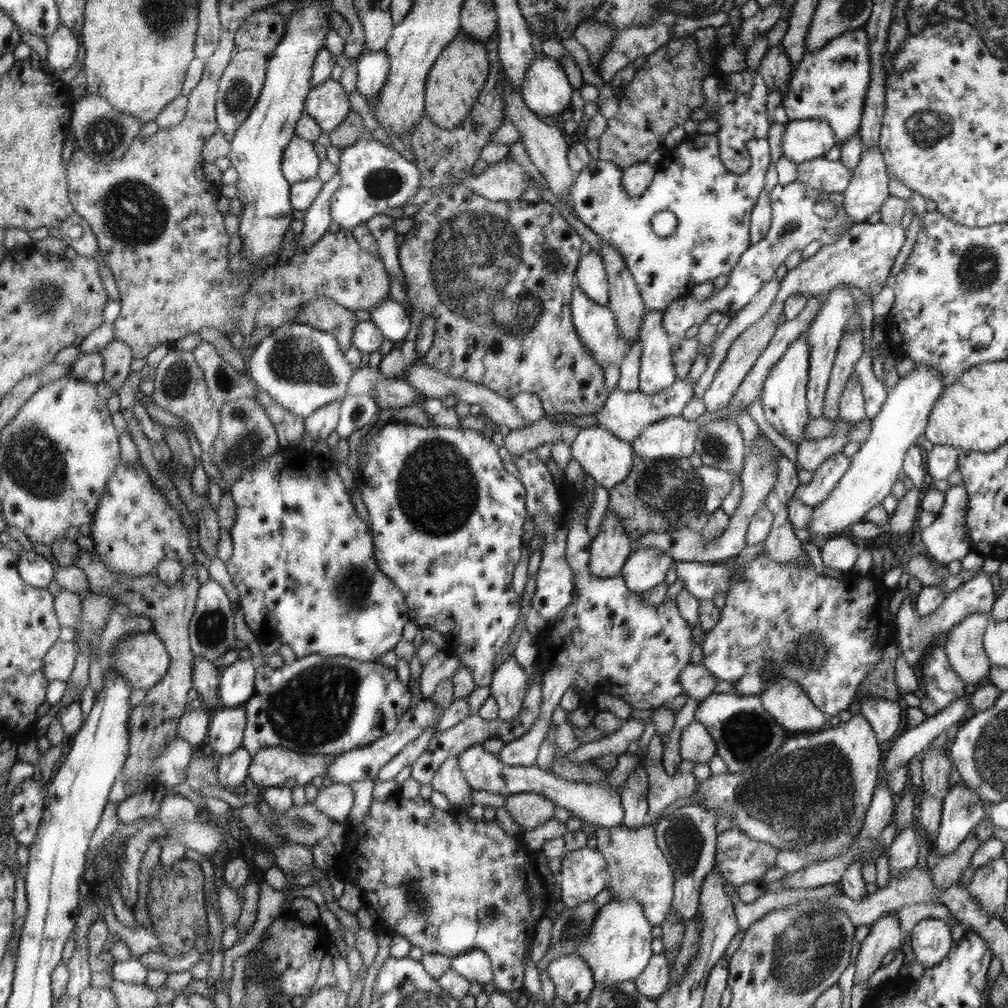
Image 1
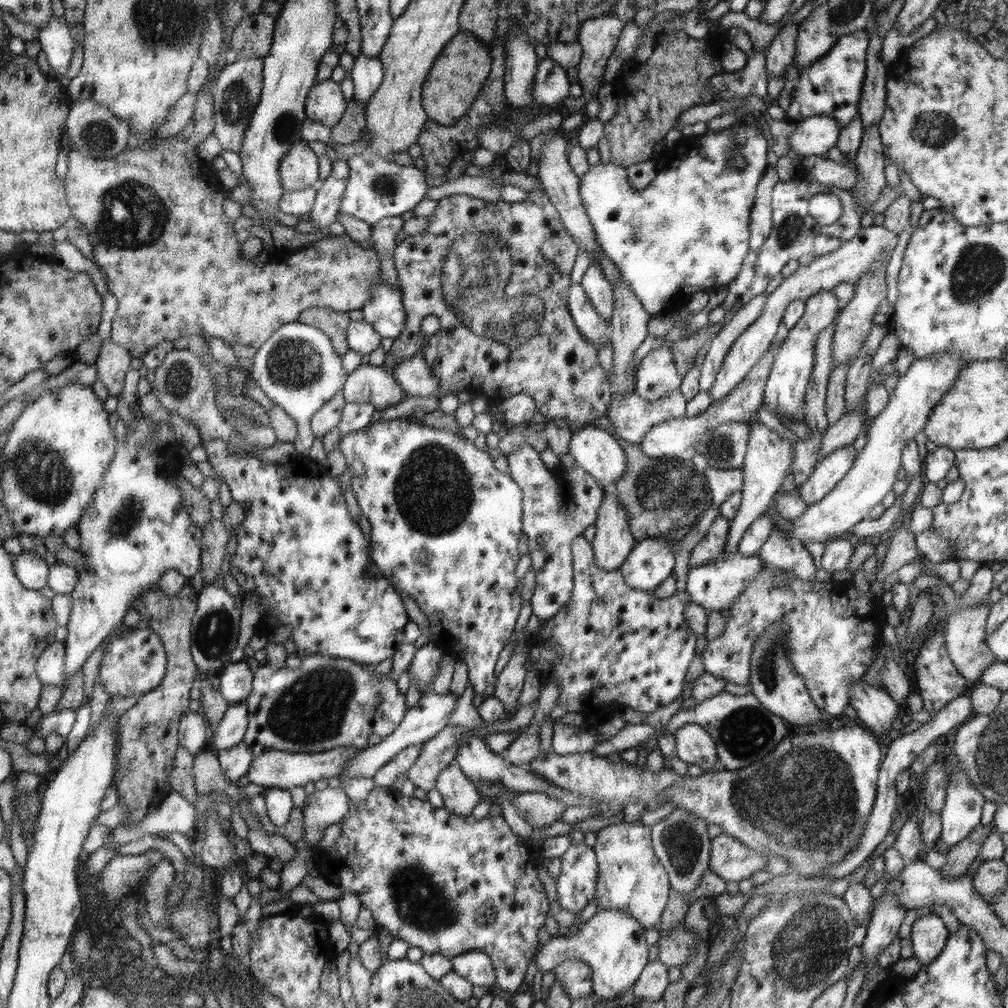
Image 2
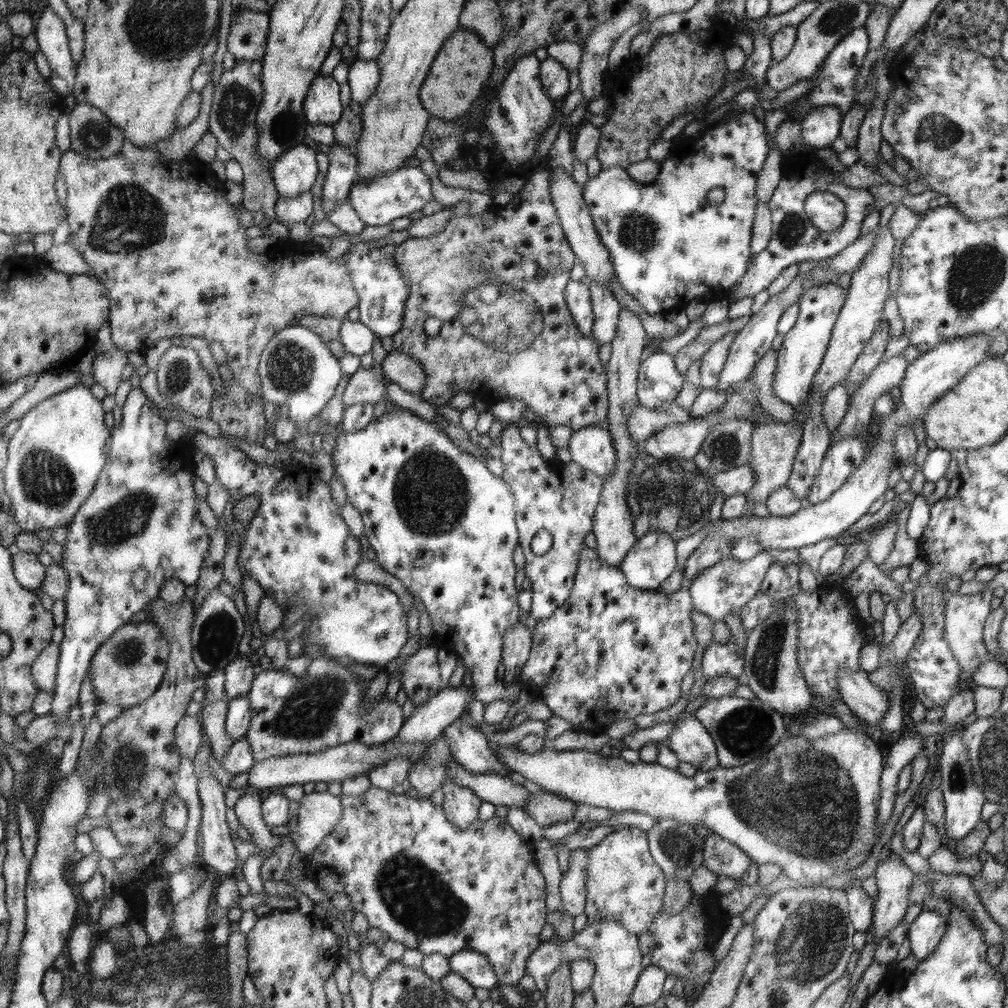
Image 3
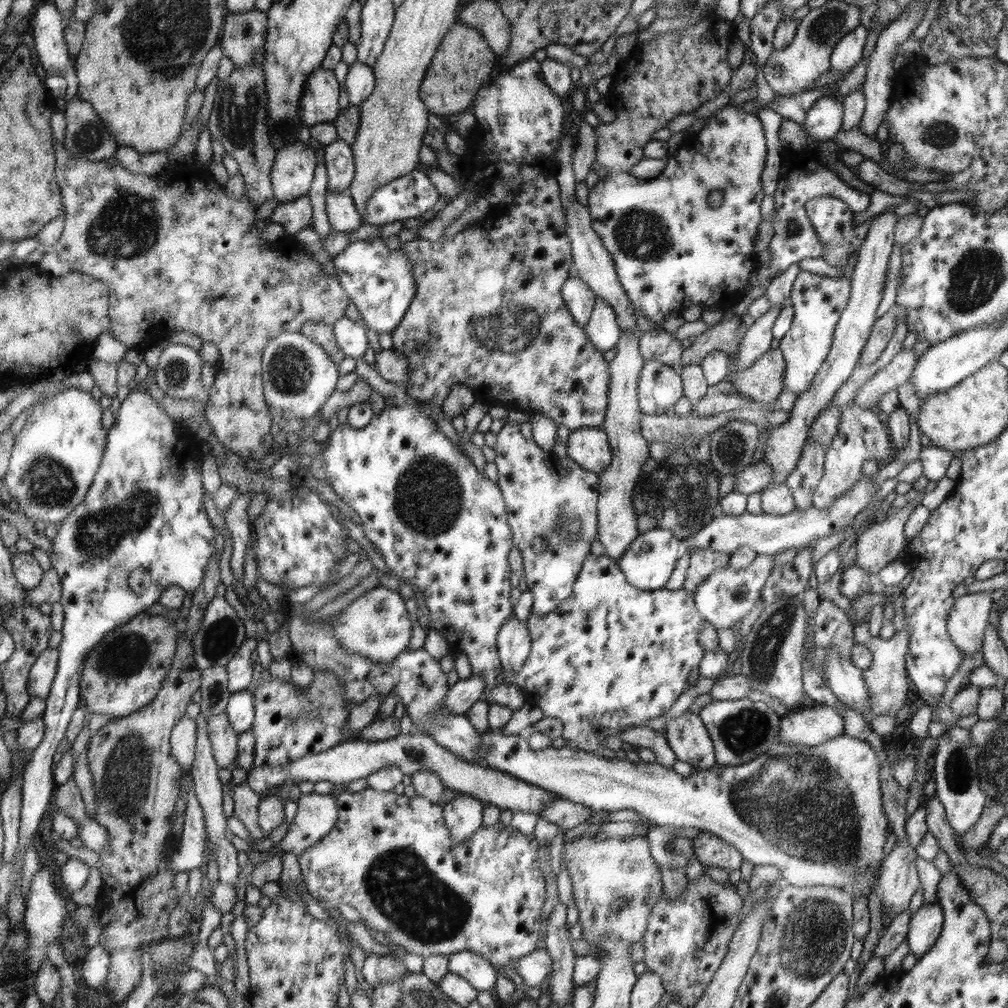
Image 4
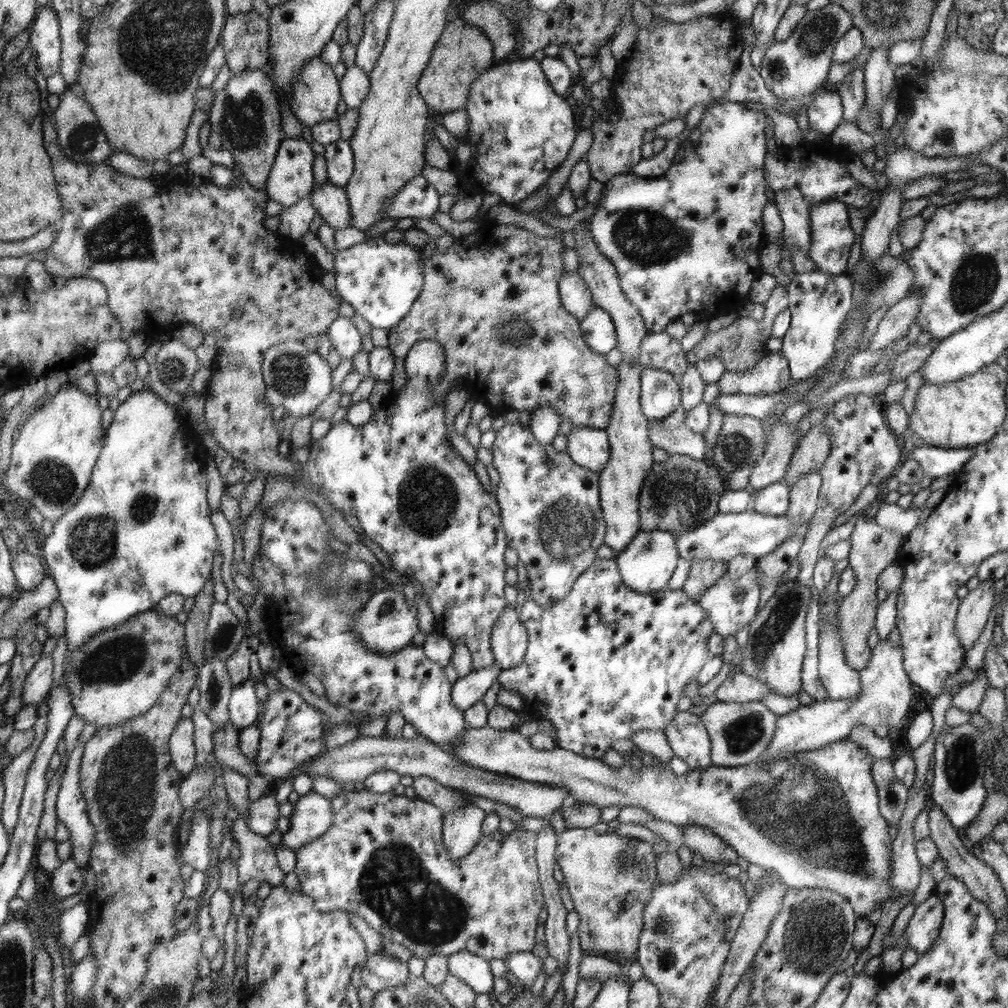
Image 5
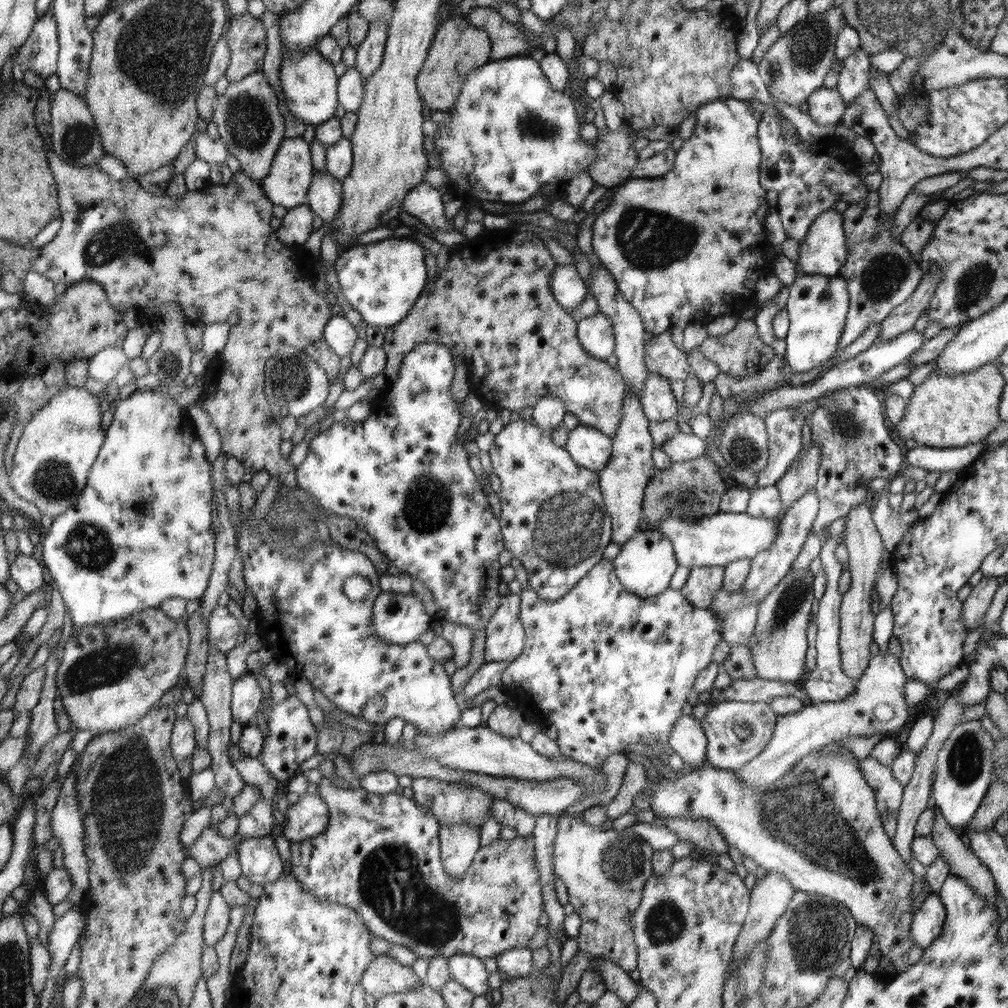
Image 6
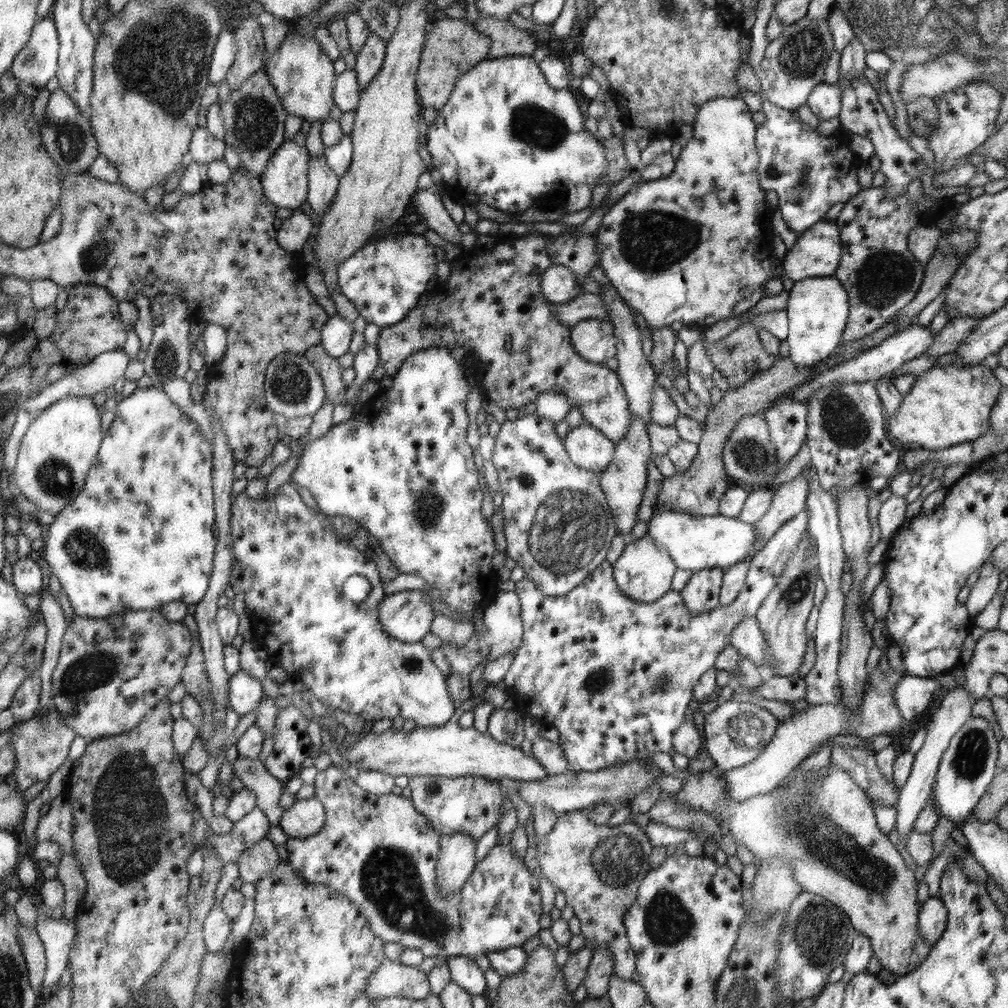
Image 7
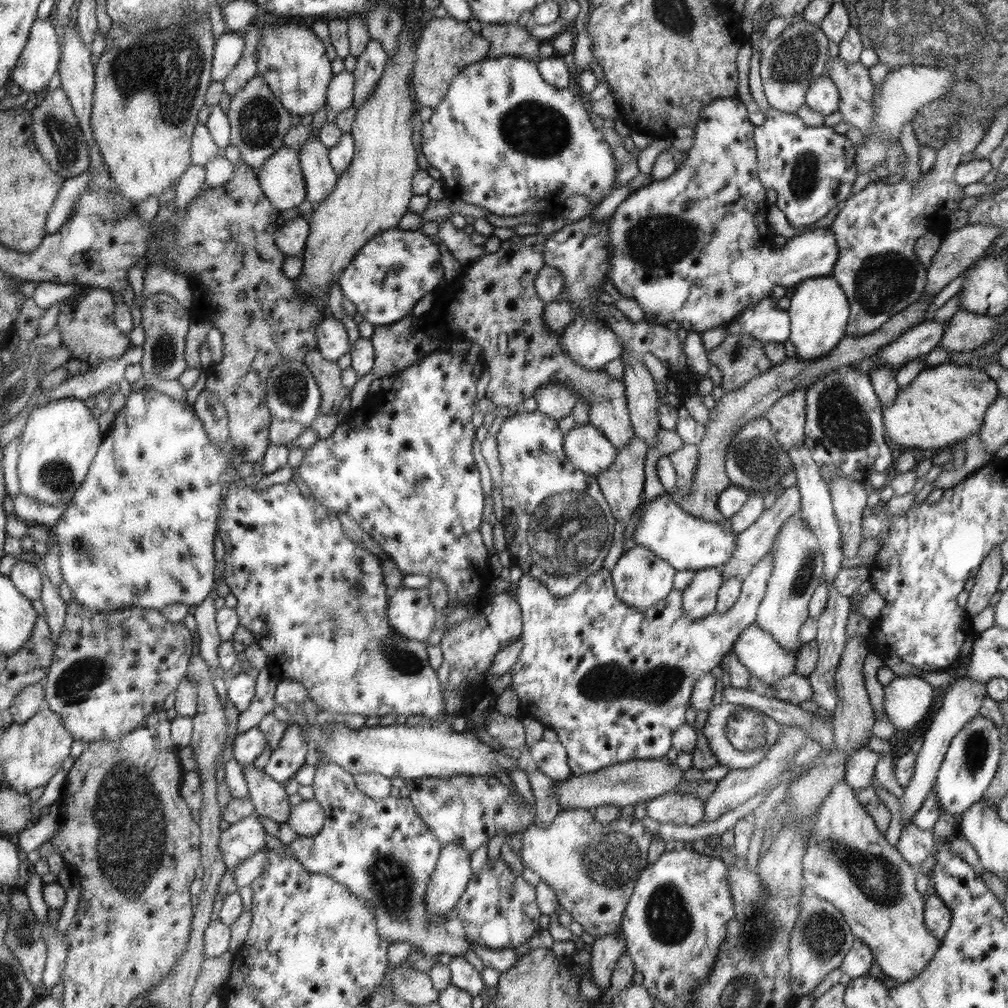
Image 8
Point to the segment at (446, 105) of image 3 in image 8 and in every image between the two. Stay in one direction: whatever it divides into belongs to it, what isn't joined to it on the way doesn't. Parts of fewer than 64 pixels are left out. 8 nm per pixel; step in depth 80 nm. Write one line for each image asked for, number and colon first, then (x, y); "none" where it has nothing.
4: (463, 62)
5: (461, 55)
6: (457, 49)
7: (453, 48)
8: (445, 47)

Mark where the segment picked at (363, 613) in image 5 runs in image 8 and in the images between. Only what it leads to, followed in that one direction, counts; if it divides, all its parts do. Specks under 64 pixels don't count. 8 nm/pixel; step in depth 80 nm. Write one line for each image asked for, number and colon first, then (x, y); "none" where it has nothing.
6: (401, 619)
7: (407, 616)
8: (410, 612)

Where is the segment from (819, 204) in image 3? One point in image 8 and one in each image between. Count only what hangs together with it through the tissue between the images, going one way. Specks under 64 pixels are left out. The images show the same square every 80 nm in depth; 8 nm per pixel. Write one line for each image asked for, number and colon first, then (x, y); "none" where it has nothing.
4: (831, 218)
5: (832, 236)
6: (823, 250)
7: (694, 247)
8: (695, 247)

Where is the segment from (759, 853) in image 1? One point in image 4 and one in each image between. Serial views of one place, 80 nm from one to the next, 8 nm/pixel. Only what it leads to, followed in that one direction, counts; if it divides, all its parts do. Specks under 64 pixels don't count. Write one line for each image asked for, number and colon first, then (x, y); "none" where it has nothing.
2: (730, 859)
3: (722, 857)
4: (710, 850)

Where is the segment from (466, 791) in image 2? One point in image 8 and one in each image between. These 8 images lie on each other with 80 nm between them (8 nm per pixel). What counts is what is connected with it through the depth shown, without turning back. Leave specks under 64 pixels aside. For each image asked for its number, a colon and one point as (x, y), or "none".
3: (460, 804)
4: (463, 814)
5: (461, 829)
6: (460, 843)
7: (455, 865)
8: (448, 883)

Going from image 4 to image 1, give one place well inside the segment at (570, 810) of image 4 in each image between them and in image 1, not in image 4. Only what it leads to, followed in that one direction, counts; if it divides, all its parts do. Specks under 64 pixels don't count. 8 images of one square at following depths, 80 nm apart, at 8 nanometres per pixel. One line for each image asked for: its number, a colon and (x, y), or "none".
1: (529, 810)
2: (540, 809)
3: (546, 808)

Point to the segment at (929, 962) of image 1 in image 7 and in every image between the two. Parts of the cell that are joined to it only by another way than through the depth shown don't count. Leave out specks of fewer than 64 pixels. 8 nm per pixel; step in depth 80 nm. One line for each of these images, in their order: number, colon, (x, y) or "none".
2: (929, 934)
3: (925, 932)
4: (925, 925)
5: (923, 928)
6: (927, 923)
7: (932, 922)

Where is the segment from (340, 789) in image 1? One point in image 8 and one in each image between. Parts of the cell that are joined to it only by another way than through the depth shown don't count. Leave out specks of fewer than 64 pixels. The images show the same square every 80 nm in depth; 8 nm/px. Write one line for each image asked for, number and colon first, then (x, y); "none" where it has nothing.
2: (323, 808)
3: (318, 813)
4: (316, 815)
5: (312, 815)
6: (308, 817)
7: (306, 817)
8: (307, 818)

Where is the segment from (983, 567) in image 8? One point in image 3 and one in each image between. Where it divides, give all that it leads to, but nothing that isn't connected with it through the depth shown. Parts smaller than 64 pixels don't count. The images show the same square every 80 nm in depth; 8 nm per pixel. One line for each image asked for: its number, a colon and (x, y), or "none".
3: (965, 615)
4: (968, 619)
5: (973, 612)
6: (974, 608)
7: (983, 591)

